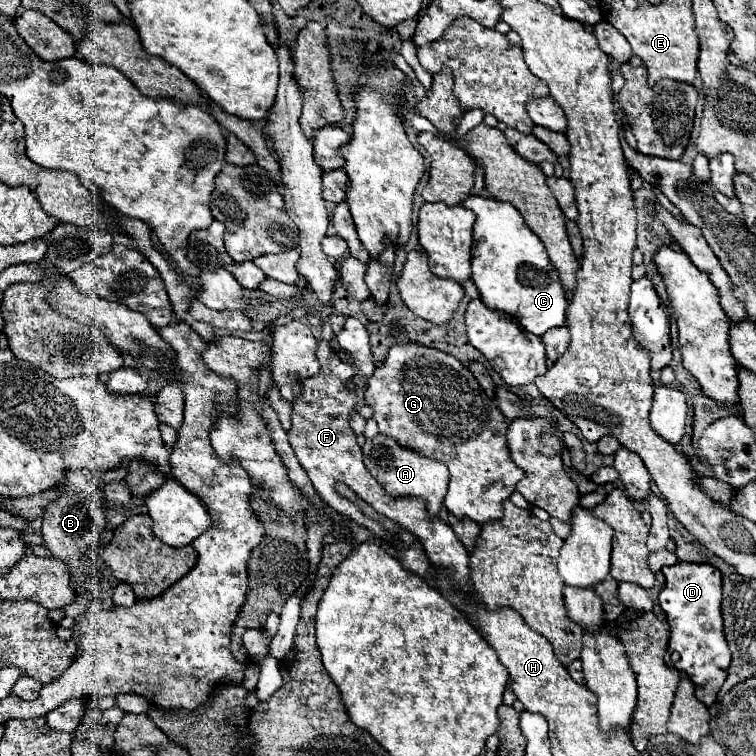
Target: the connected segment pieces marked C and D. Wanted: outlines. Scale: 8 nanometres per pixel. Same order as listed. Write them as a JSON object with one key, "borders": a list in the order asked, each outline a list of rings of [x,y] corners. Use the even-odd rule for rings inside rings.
{"borders":[[[[470,196],[464,206],[478,216],[472,242],[472,280],[482,302],[492,310],[518,318],[520,326],[536,336],[542,336],[550,328],[564,326],[568,298],[560,274],[550,264],[544,244],[528,228],[522,214],[508,202],[482,196]]],[[[678,562],[676,566],[664,568],[666,586],[662,588],[658,602],[668,616],[670,642],[666,650],[666,664],[684,670],[696,686],[696,696],[706,706],[716,702],[718,690],[726,682],[730,666],[730,648],[722,628],[722,574],[710,564],[688,564]]]]}

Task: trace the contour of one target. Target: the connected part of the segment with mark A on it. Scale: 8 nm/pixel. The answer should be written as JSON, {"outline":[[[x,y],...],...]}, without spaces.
{"outline":[[[376,434],[372,440],[366,440],[362,446],[364,452],[364,464],[370,470],[370,474],[374,478],[378,478],[382,482],[382,486],[386,488],[386,492],[390,492],[390,496],[418,496],[424,498],[428,502],[428,512],[430,516],[436,516],[442,502],[444,502],[444,494],[448,490],[448,468],[434,460],[434,458],[426,458],[418,452],[412,452],[404,446],[400,446],[394,438],[386,436],[386,434]]]}

